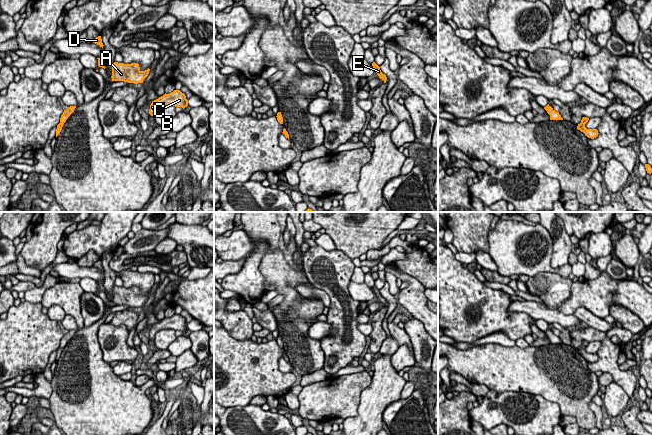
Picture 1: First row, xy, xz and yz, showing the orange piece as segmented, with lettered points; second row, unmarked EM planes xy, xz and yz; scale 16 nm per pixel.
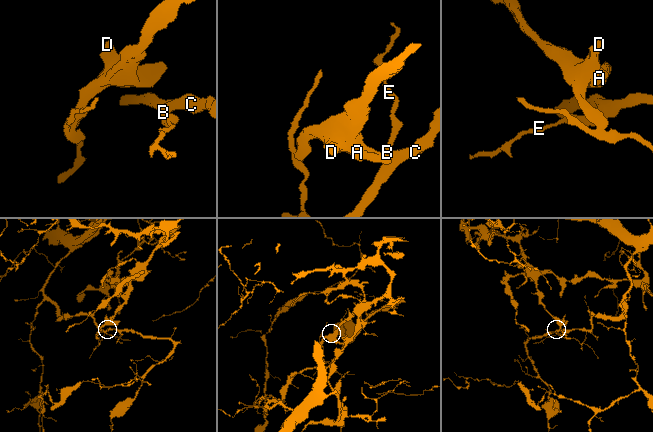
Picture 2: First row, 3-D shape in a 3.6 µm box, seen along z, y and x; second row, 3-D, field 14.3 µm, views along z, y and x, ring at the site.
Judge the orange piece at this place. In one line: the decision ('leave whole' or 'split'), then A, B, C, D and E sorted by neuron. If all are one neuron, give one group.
leave whole; groups A B C D E

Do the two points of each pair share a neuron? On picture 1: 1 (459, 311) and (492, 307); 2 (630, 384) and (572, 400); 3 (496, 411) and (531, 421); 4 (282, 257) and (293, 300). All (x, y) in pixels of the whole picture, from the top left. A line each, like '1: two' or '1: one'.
1: one
2: two
3: one
4: one

